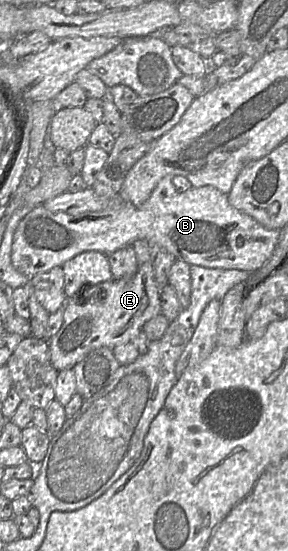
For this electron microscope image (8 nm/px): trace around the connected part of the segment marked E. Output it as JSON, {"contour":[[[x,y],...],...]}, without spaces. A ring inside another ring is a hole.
{"contour":[[[153,258],[139,265],[129,279],[97,285],[86,301],[66,298],[63,324],[59,331],[47,339],[51,363],[57,371],[73,368],[88,352],[99,347],[113,349],[134,338],[144,324],[161,314],[160,289],[154,275]]]}

